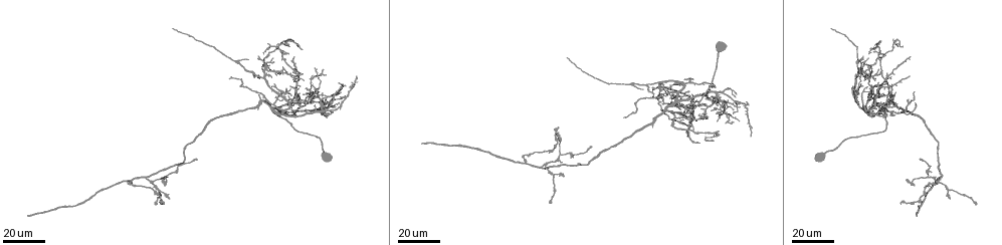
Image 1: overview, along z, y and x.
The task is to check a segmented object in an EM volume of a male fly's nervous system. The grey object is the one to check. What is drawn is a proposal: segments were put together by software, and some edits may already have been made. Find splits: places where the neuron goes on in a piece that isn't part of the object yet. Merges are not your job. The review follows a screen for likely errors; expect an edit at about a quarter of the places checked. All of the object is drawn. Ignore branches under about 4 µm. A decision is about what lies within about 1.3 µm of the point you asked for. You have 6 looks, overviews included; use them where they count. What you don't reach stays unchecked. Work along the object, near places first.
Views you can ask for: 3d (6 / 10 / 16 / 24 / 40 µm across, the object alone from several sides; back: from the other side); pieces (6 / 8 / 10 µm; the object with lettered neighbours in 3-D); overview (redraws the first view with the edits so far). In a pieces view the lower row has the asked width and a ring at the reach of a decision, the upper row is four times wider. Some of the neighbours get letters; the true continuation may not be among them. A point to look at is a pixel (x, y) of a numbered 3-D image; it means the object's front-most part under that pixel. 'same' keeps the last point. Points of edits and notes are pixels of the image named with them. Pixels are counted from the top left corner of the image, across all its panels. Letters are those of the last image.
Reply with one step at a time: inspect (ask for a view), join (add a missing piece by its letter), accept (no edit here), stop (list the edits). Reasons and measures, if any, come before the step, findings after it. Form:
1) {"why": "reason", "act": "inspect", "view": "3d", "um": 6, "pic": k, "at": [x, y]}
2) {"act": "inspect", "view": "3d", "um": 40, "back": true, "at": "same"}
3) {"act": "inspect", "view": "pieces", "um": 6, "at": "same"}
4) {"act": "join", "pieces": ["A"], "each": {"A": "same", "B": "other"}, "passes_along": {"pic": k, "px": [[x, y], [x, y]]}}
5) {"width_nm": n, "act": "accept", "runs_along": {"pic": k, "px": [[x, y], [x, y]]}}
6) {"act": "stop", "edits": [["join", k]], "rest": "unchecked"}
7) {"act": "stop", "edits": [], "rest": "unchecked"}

{"act": "inspect", "view": "3d", "um": 40, "pic": 1, "at": [424, 142]}

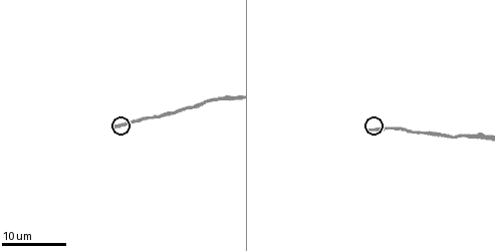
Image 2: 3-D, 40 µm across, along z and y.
{"act": "inspect", "view": "pieces", "um": 10, "pic": 2, "at": [114, 125]}

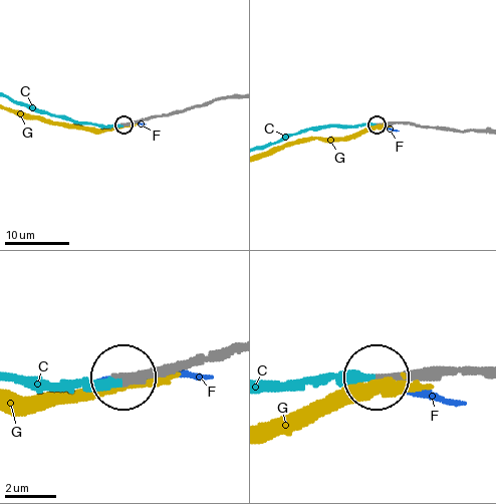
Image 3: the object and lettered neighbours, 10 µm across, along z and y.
{"width_nm": 260, "act": "join", "pieces": ["C"], "each": {"C": "same", "F": "other", "G": "other"}, "passes_along": {"pic": 3, "px": [[140, 119], [106, 126], [82, 124], [27, 108]]}, "found": "it goes on there"}

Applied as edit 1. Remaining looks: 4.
{"why": "an open end", "act": "inspect", "view": "3d", "um": 24, "pic": 1, "at": [562, 177]}

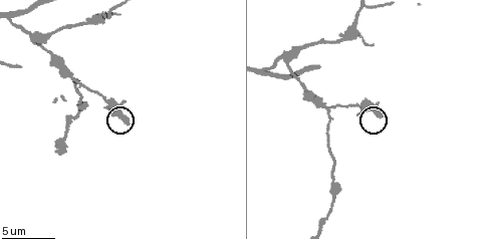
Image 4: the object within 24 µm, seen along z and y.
{"act": "inspect", "view": "pieces", "um": 6, "pic": 4, "at": [382, 116]}

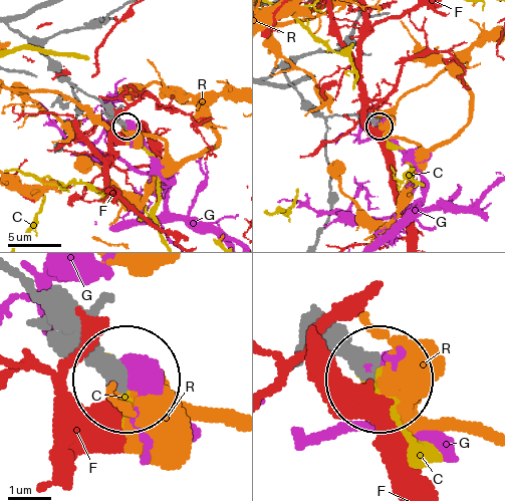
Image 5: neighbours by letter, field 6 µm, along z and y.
{"width_nm": 370, "act": "accept", "each": {"C": "other", "F": "other", "G": "other", "R": "other"}, "runs_along": {"pic": 5, "px": [[24, 282], [118, 376]]}, "found": "none of them fits"}

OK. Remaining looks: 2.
{"why": "tapers out", "act": "inspect", "view": "3d", "um": 40, "pic": 1, "at": [915, 105]}

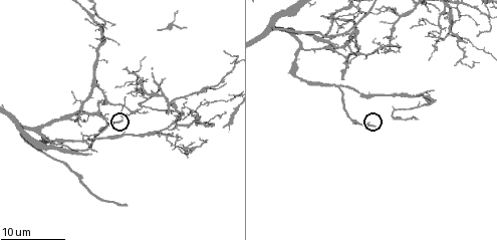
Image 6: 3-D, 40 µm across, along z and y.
{"act": "inspect", "view": "pieces", "um": 6, "pic": 6, "at": [121, 121]}

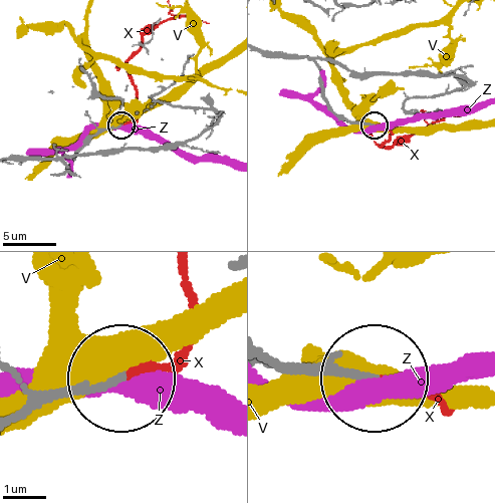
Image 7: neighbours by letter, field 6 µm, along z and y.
{"width_nm": 170, "act": "join", "pieces": ["X"], "each": {"V": "other", "X": "same", "Z": "other"}, "found": "the neuron continues"}

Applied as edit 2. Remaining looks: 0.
{"act": "stop", "edits": [["join", 3], ["join", 7]], "rest": "unchecked"}

